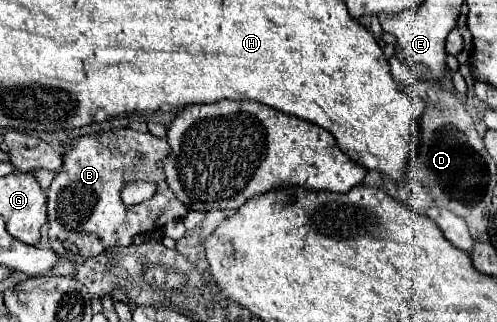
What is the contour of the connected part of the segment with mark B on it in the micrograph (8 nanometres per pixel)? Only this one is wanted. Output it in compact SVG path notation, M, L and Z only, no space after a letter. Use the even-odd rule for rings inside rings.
M133 129L107 131L75 139L71 149L65 153L63 169L57 173L47 191L49 237L59 241L75 241L81 233L91 233L97 235L107 249L115 249L131 245L133 237L139 233L159 229L173 219L183 219L187 215L187 207L169 189L161 167L163 159L171 153L169 149L171 147L165 139ZM137 179L155 181L159 189L149 201L125 205L119 191L125 183Z

